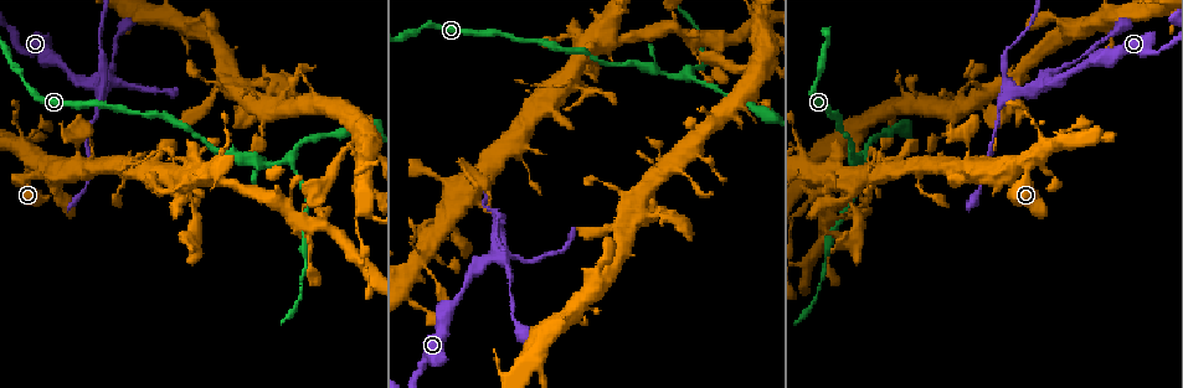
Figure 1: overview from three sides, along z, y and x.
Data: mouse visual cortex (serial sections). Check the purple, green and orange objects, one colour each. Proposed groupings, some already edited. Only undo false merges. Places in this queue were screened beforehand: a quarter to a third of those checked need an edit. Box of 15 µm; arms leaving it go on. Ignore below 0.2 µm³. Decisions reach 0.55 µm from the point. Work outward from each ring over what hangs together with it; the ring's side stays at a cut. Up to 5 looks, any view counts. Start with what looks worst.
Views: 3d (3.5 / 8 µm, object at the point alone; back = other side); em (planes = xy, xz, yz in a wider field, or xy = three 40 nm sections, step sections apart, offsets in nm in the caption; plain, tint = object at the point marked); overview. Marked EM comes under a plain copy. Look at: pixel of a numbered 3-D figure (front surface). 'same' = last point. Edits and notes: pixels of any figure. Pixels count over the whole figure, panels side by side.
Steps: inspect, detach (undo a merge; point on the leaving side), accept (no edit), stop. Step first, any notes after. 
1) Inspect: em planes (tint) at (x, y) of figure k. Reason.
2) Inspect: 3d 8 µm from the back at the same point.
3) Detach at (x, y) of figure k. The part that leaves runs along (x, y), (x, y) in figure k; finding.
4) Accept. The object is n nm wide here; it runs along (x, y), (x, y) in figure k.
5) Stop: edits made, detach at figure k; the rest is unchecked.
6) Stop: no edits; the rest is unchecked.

Inspect: 3d 3.5 µm at (493, 252) of figure 1. Branch point.

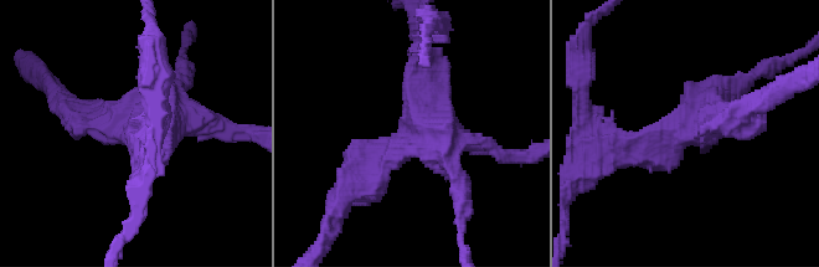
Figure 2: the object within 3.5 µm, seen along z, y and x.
Inspect: em xy step 2 (tint) at (695, 128) of figure 2. Need the tissue.

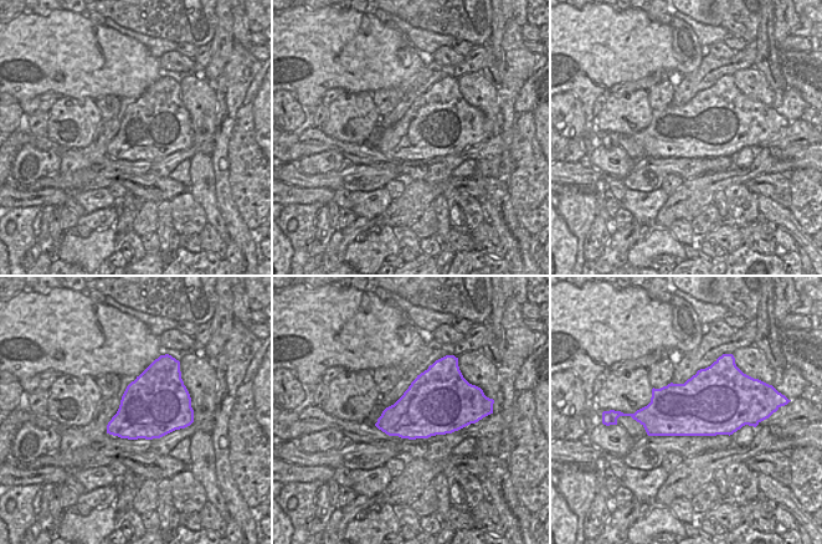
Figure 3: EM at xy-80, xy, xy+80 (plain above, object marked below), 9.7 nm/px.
Accept. The object is 600 nm wide here; it runs along (354, 185), (423, 131), (423, 61) in figure 2; continuous, no second cell.

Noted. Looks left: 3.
Inspect: 3d 3.5 µm from the back at (24, 49) of figure 1.

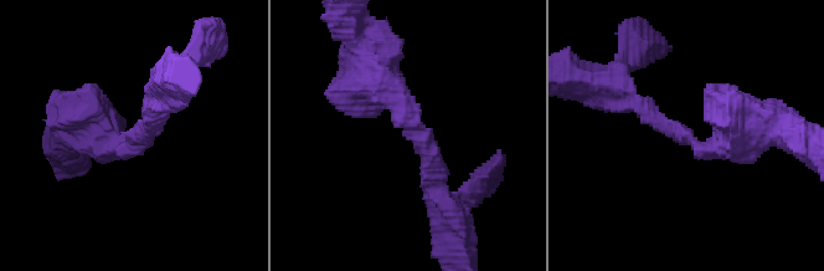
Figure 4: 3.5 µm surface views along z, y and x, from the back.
Inspect: em xy step 2 (tint) at (135, 140) of figure 4. The arms are 250, 500 nm wide.

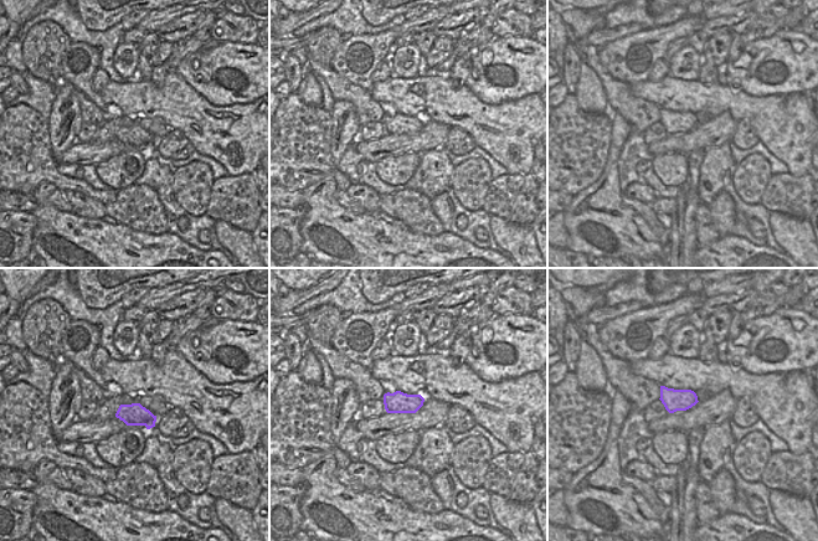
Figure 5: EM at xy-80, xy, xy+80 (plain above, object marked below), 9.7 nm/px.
Accept. The object is 220 nm wide here; it runs along (371, 72), (410, 110), (436, 193) in figure 4; all the same cell.

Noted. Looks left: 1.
Stop: no edits; the rest is unchecked.

